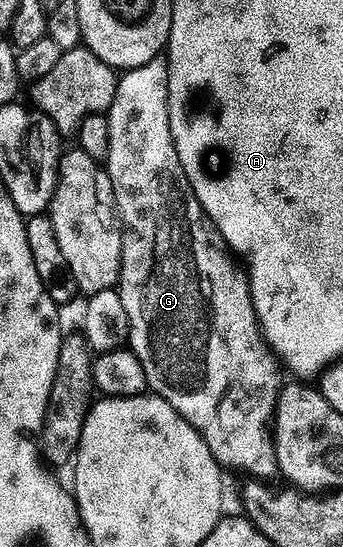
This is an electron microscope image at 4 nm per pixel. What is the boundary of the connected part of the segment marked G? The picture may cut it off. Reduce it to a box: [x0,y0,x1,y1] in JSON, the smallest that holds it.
[107,57,283,479]

